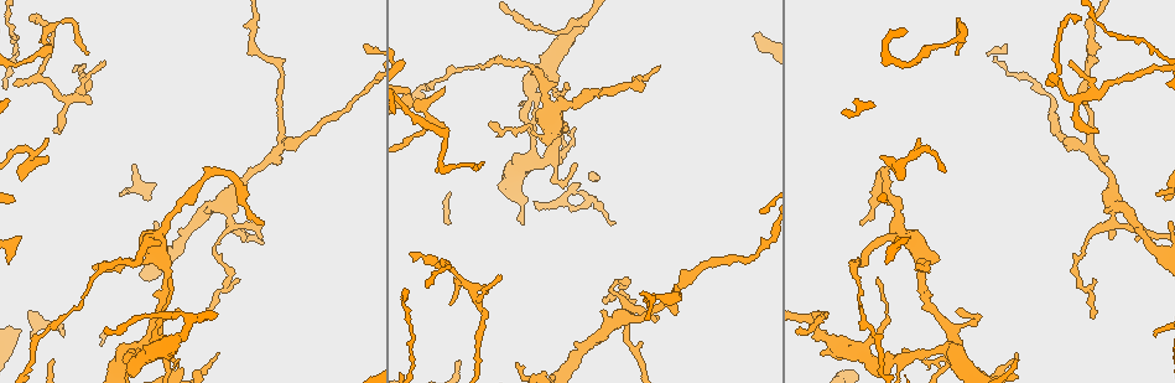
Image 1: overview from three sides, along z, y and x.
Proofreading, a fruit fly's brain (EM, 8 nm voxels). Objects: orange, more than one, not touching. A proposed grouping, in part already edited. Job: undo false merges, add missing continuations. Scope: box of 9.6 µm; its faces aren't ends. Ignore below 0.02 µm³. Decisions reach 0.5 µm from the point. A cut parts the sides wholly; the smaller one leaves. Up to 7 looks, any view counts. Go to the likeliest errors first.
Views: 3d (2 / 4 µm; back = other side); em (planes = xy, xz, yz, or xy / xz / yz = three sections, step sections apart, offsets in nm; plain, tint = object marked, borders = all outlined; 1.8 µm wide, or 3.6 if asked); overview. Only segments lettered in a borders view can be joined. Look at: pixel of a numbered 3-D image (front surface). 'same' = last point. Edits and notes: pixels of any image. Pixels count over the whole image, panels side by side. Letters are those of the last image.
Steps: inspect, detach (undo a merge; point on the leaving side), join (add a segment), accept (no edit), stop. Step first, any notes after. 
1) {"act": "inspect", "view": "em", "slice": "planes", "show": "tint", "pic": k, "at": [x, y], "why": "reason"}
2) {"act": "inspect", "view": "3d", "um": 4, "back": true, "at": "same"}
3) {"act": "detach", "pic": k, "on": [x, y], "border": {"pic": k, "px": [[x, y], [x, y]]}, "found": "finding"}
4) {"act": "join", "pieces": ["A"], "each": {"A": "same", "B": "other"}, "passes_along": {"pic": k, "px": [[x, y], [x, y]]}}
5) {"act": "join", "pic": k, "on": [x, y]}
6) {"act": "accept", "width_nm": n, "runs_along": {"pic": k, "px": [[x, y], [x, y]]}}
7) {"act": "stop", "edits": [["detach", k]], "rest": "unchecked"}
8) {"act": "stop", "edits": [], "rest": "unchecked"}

{"act": "inspect", "view": "em", "slice": "planes", "show": "borders", "pic": 1, "at": [45, 157], "why": "tapers out"}

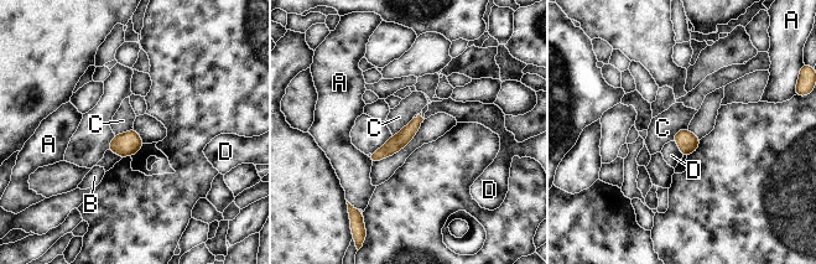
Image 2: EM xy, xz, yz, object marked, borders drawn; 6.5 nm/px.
{"act": "accept", "each": {"A": "other", "B": "other", "C": "other", "D": "other"}, "border": {"pic": 2, "px": [[412, 117], [393, 135]]}, "found": "no lettered segment goes on from it"}

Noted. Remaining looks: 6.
{"act": "inspect", "view": "em", "slice": "planes", "show": "borders", "pic": 1, "at": [48, 34], "why": "sharp bend"}

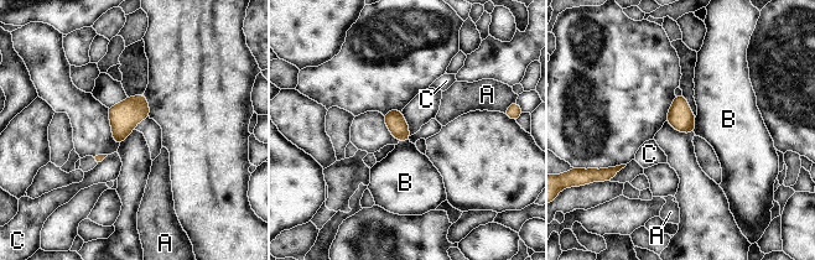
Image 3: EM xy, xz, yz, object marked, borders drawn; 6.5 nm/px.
{"act": "accept", "width_nm": 140, "each": {"A": "other", "B": "other", "C": "other"}, "border": {"pic": 3, "px": [[696, 116], [694, 133]]}, "found": "one cell here"}

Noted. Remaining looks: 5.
{"act": "inspect", "view": "em", "slice": "yz", "step": 16, "show": "borders", "pic": 1, "at": [428, 286]}

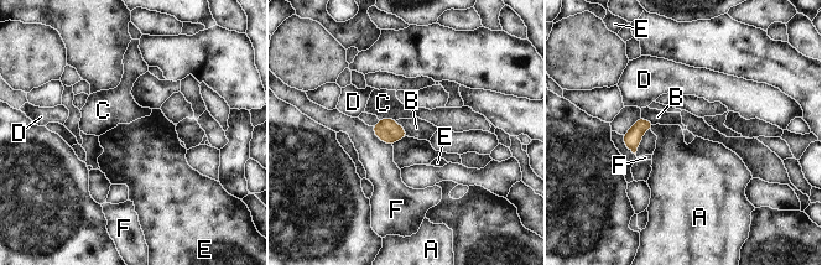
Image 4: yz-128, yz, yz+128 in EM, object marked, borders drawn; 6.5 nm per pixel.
{"act": "accept", "longest_contact_nm": ["F", 180], "each": {"A": "other", "B": "other", "C": "other", "D": "other", "E": "other", "F": "other"}, "border": {"pic": 4, "px": [[395, 120], [409, 135]]}, "found": "none of them fits"}

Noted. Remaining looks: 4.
{"act": "stop", "edits": [], "rest": "unchecked"}

